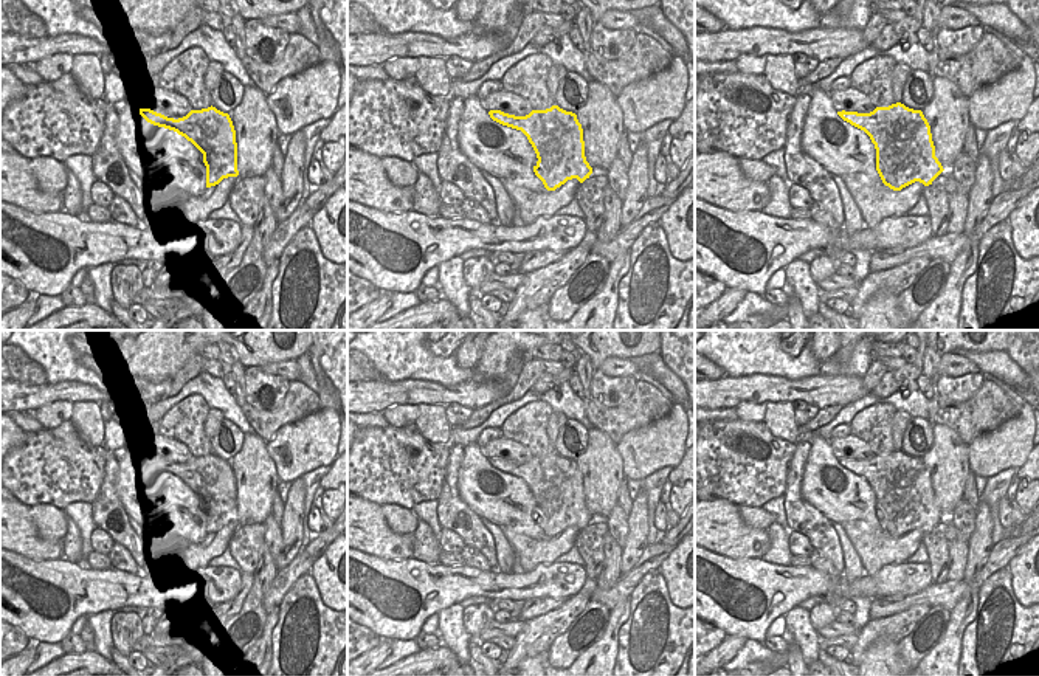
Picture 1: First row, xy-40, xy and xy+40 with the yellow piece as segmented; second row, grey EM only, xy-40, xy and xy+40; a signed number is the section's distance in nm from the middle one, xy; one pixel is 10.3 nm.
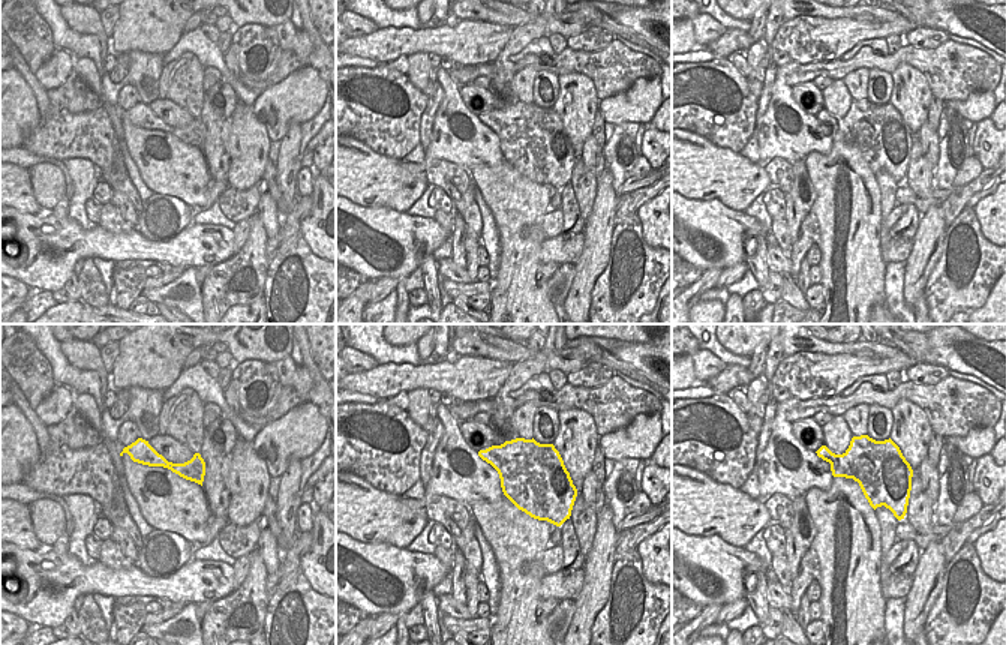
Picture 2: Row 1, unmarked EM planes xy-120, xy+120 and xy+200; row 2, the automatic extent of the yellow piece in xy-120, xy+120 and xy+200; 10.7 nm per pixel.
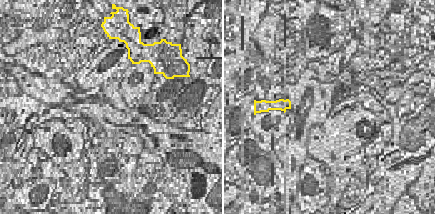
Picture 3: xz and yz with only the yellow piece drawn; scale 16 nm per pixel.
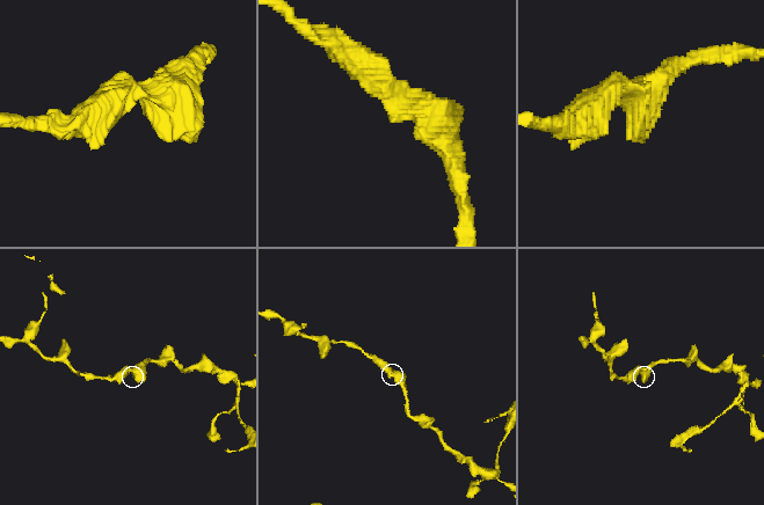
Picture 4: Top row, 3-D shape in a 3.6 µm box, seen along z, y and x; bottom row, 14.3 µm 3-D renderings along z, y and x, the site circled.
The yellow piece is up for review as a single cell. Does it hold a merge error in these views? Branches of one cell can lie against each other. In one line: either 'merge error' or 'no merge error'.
no merge error

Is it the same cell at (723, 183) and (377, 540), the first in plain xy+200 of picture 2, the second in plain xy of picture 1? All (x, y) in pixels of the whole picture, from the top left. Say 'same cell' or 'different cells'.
same cell

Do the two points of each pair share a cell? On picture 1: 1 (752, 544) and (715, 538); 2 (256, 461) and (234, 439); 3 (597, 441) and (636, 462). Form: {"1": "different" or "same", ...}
{"1": "same", "2": "different", "3": "different"}

